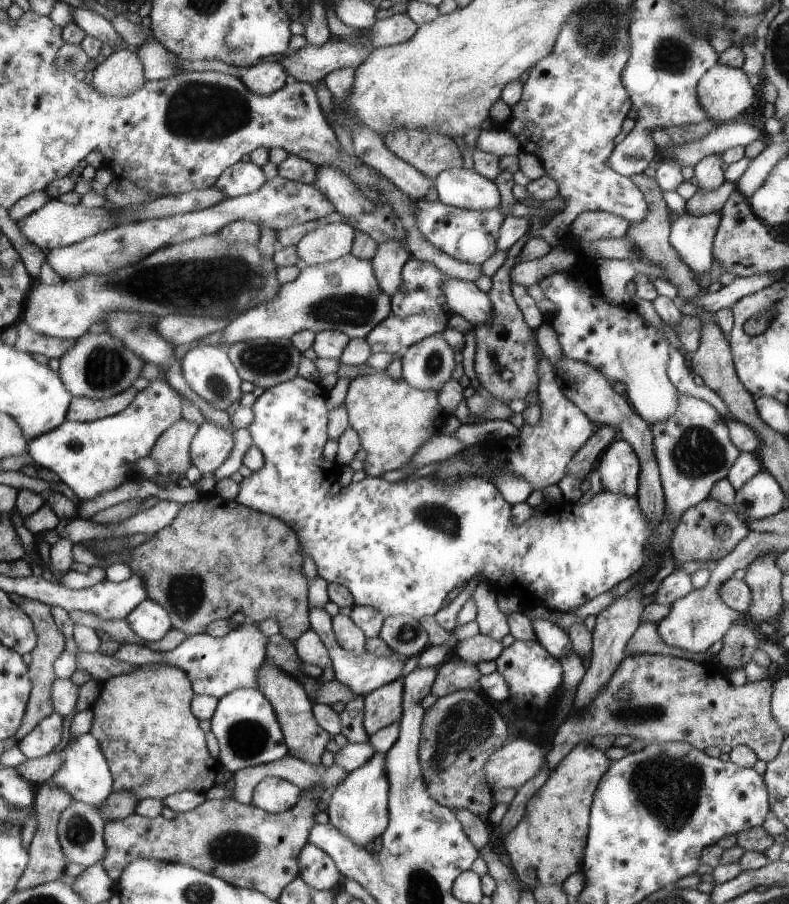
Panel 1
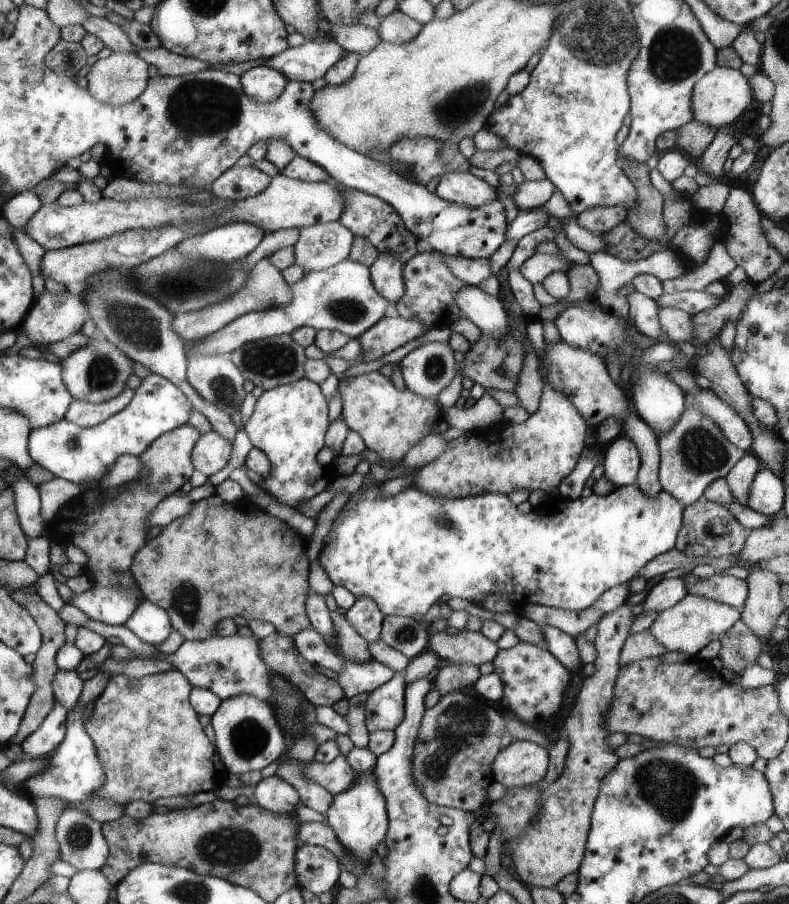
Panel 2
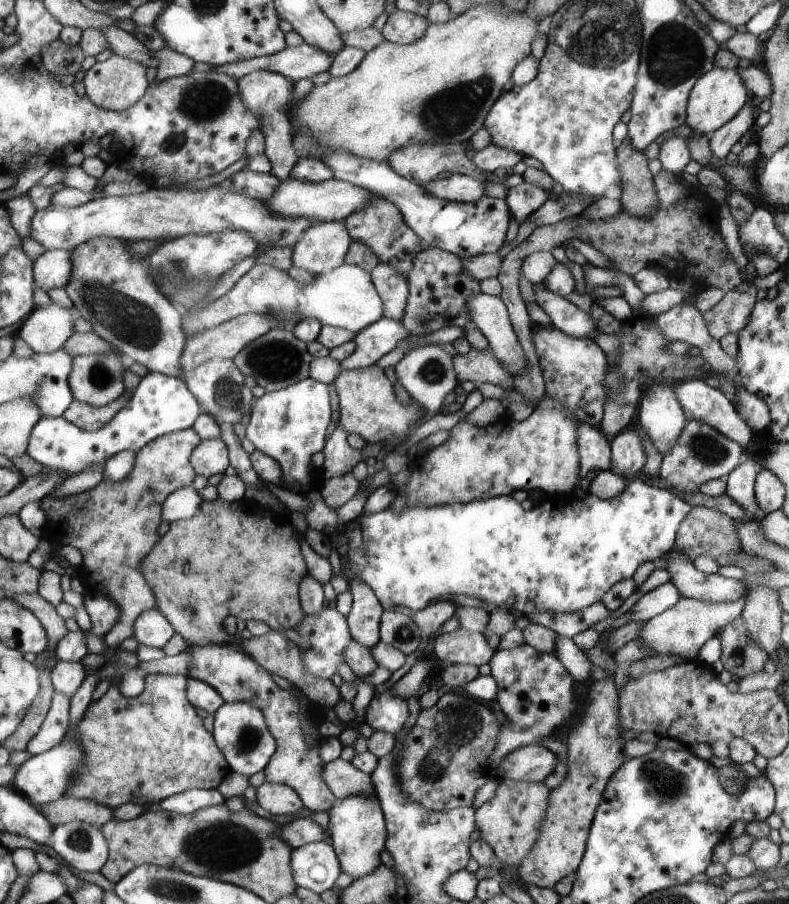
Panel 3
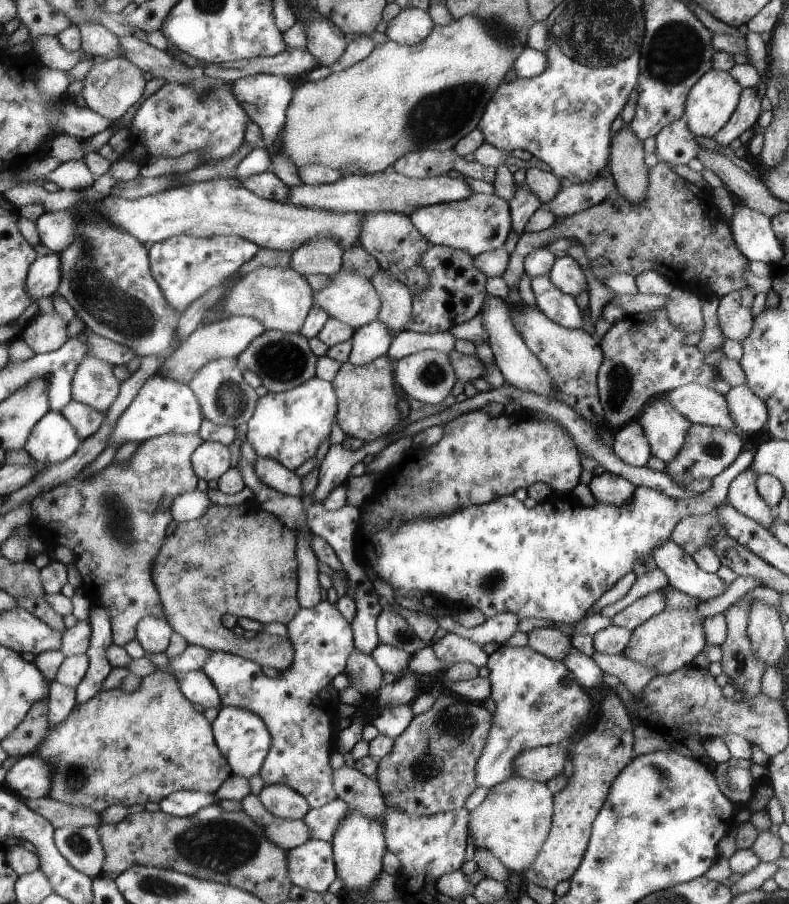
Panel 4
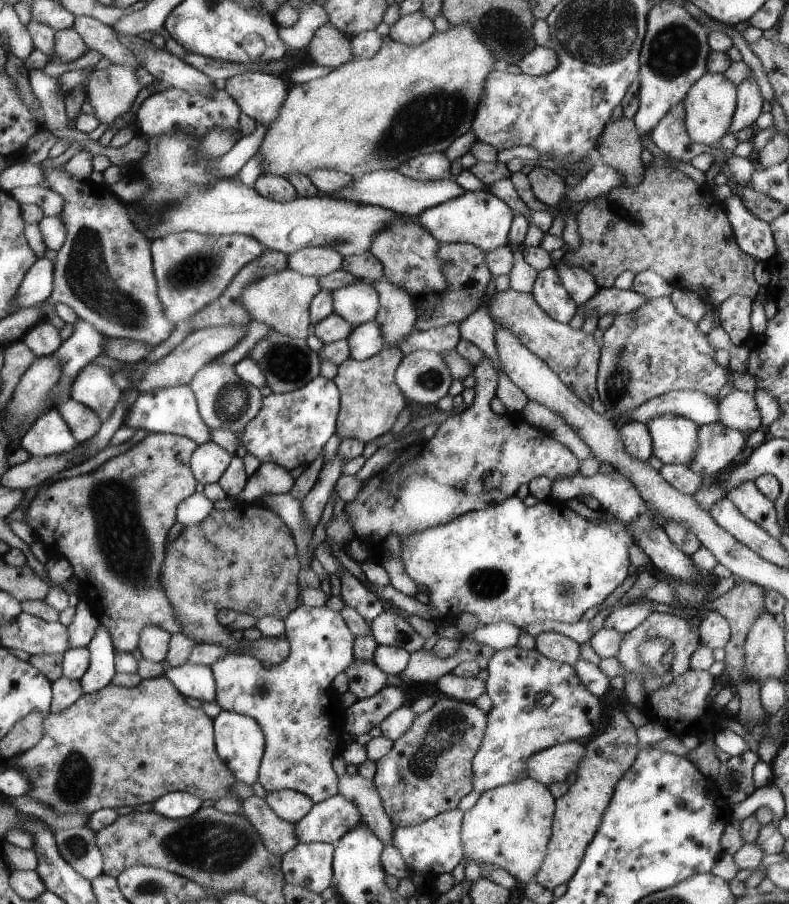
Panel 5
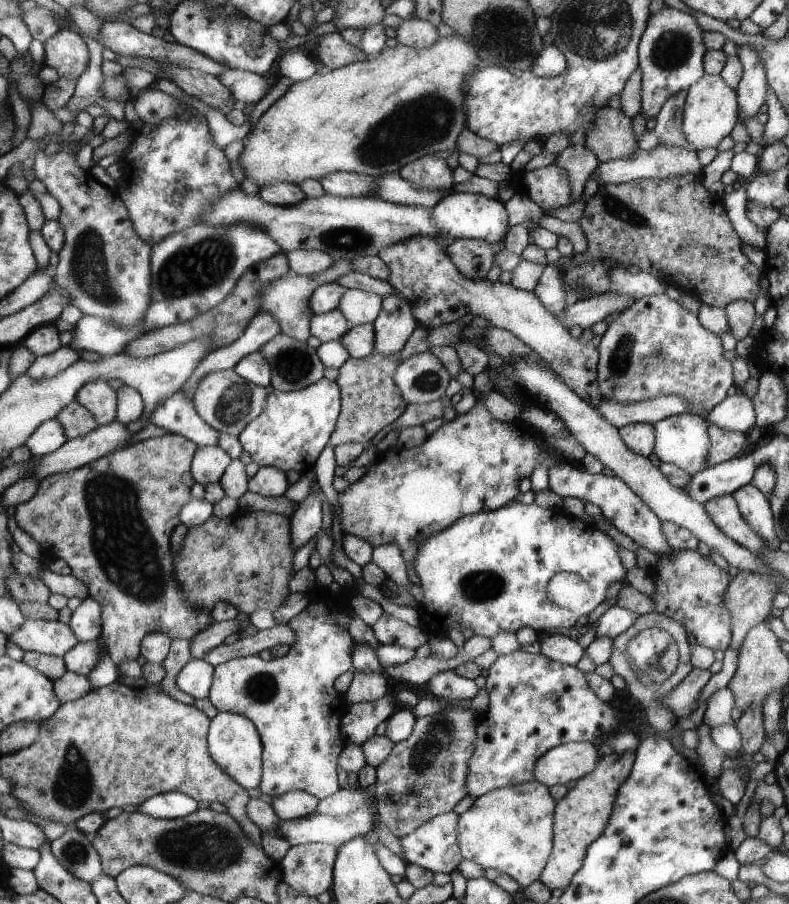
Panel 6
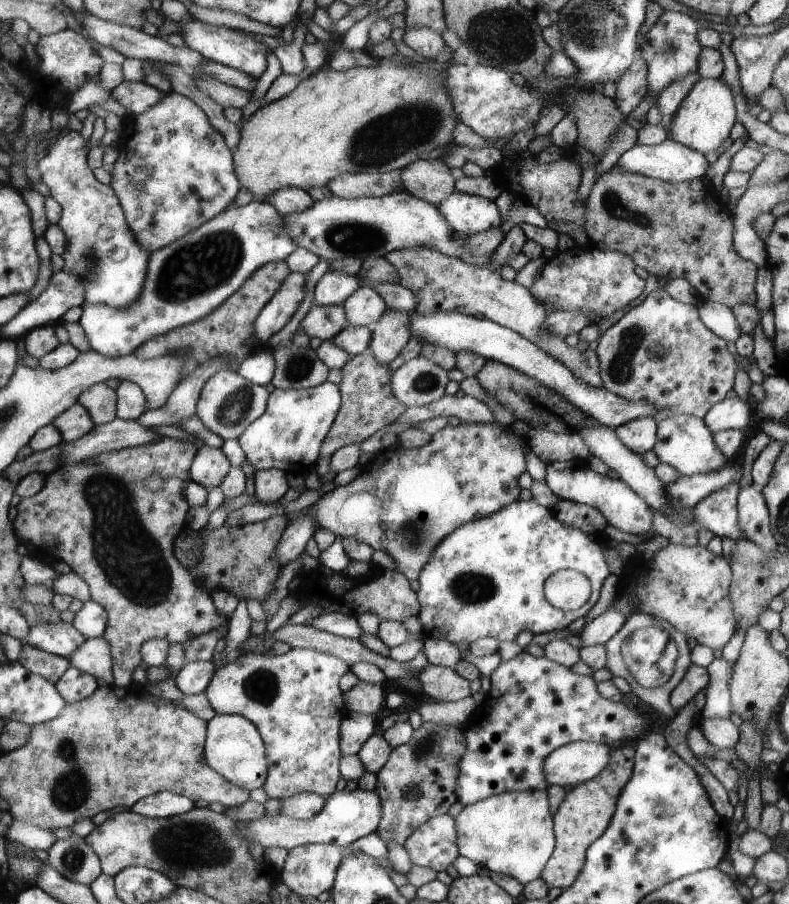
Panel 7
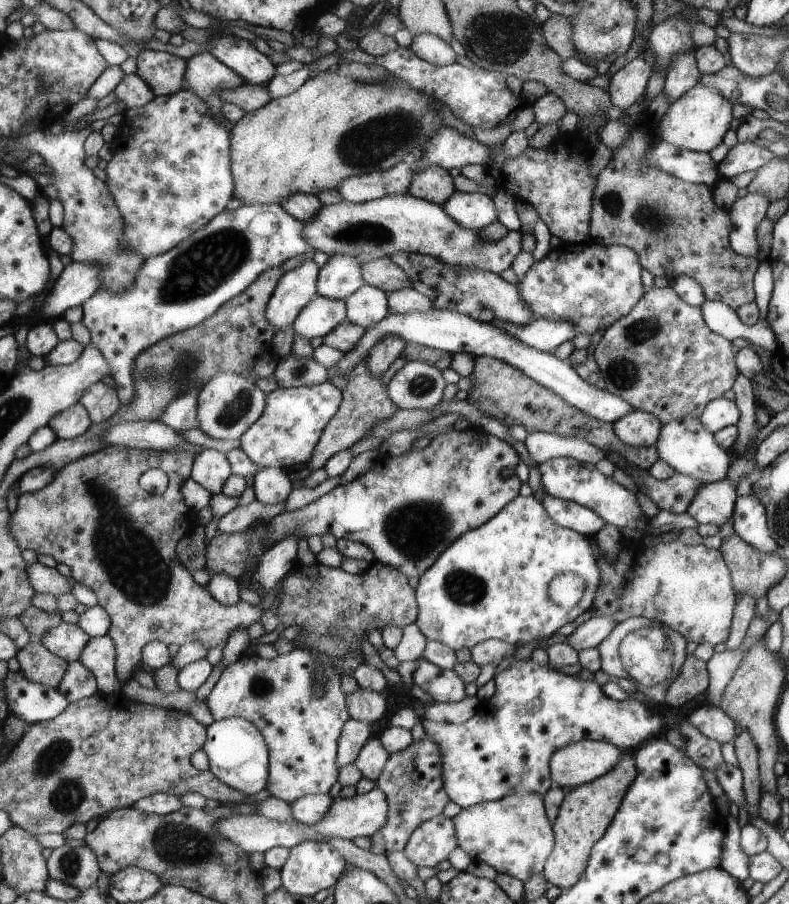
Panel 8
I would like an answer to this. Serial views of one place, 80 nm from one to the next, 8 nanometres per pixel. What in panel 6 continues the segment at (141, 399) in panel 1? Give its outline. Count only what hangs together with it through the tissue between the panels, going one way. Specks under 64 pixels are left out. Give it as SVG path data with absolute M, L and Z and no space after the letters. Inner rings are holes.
M181 389L161 403L149 418L150 422L156 426L165 428L171 433L183 435L185 438L195 441L200 447L220 444L221 432L205 422L205 419L197 412L194 400ZM57 418L44 422L26 442L35 456L55 452L68 441L65 427Z

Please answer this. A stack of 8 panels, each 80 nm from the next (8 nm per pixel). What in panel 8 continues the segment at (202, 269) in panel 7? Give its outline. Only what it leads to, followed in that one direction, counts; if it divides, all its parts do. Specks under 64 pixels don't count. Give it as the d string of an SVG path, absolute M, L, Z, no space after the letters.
M249 204L234 210L225 209L203 229L181 241L169 252L147 259L140 266L140 273L130 287L125 287L122 291L97 291L85 302L82 306L82 324L89 330L91 342L104 352L112 366L112 378L120 393L122 406L127 406L136 393L134 367L139 354L167 337L203 323L228 300L245 292L268 268L281 267L289 259L312 252L304 228L304 222L285 210L281 204Z

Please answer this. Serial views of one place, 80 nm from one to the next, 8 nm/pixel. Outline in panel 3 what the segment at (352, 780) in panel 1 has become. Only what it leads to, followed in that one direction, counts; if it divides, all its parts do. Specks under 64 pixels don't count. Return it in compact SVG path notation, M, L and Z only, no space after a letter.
M375 793L359 795L339 800L332 810L331 844L335 847L340 858L342 872L349 874L353 880L369 876L380 868L381 852L387 850L388 822L380 801Z

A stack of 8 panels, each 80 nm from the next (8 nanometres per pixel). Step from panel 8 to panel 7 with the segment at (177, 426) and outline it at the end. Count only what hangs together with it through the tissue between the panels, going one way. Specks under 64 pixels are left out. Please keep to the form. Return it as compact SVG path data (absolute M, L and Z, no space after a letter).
M217 357L209 365L203 365L183 379L171 393L168 401L158 409L146 410L138 421L145 426L179 426L198 414L198 402L205 383L215 373L223 370L228 359Z

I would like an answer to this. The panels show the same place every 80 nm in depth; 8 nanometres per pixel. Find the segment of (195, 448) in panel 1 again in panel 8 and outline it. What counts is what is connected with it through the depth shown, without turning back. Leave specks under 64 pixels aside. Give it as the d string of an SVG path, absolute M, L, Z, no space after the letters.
M205 449L196 456L192 477L211 492L219 494L225 483L233 476L232 462L228 454L216 449Z

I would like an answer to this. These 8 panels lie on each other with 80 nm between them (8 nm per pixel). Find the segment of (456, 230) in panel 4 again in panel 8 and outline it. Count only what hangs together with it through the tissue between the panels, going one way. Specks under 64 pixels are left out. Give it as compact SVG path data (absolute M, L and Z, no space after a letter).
M453 192L443 204L444 211L461 226L480 231L497 221L497 211L492 198L474 193Z

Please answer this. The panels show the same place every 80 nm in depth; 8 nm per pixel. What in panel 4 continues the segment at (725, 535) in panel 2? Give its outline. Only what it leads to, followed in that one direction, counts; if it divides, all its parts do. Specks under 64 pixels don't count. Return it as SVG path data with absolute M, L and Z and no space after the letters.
M714 512L689 515L672 530L669 540L677 543L688 555L701 547L709 547L719 535L727 535Z

